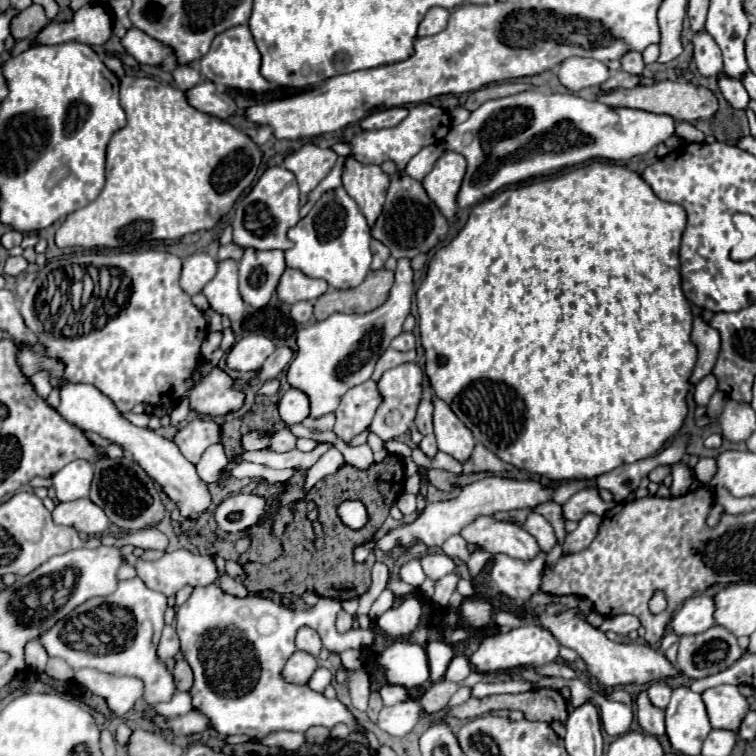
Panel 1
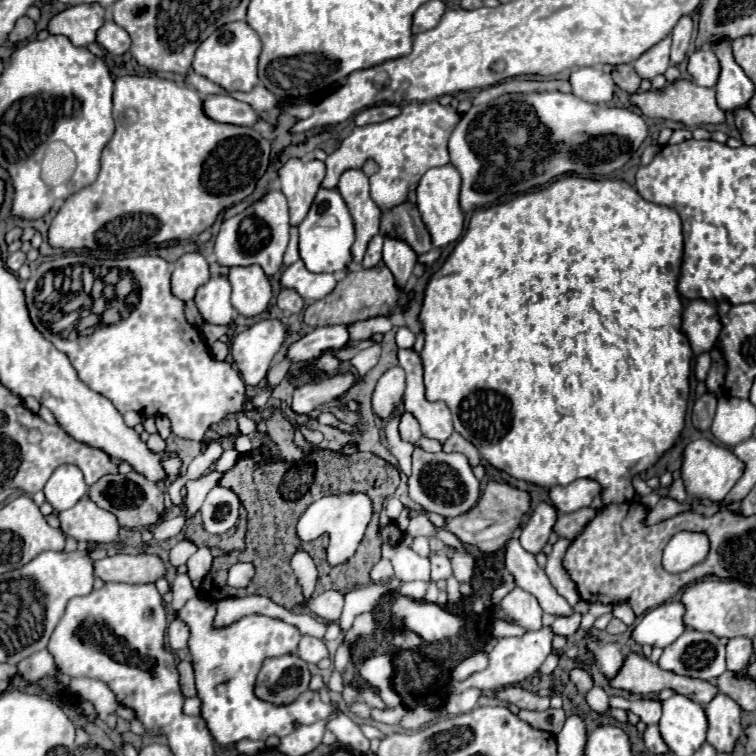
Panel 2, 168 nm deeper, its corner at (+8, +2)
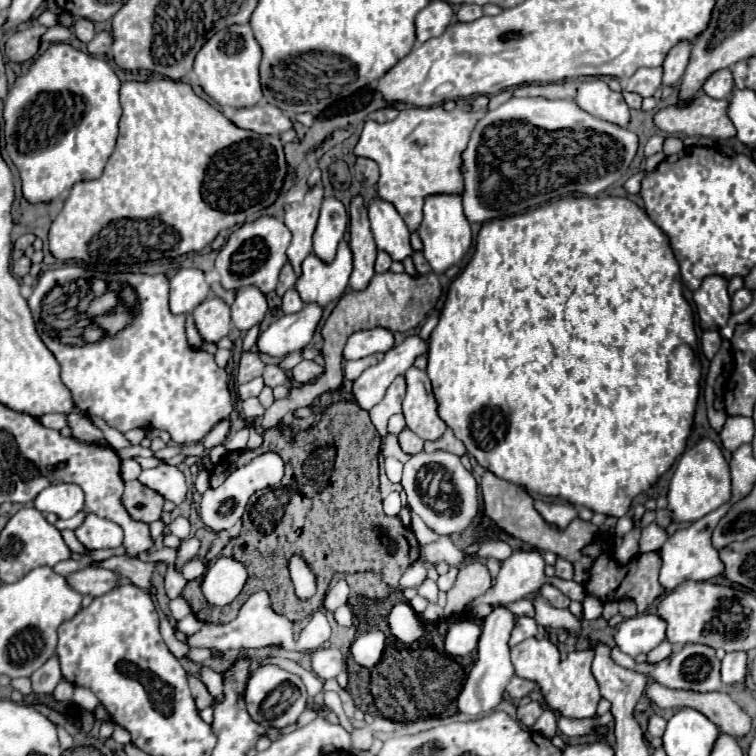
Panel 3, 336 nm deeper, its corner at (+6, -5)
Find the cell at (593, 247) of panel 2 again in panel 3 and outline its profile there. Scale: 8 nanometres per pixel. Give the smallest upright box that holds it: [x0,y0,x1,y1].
[426,195,700,519]

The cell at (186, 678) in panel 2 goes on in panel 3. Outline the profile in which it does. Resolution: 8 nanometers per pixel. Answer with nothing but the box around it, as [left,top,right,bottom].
[188,675,214,709]

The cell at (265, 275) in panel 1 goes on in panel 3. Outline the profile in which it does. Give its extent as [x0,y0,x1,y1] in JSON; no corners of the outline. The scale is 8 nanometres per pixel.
[232,285,268,331]

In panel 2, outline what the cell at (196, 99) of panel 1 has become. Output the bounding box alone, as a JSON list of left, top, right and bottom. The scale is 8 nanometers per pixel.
[204,94,260,126]

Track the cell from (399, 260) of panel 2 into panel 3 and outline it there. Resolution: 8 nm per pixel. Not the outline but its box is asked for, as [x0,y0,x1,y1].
[368,199,414,263]

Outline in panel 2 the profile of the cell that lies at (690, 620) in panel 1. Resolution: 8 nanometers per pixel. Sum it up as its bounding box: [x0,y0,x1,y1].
[632,600,686,648]

